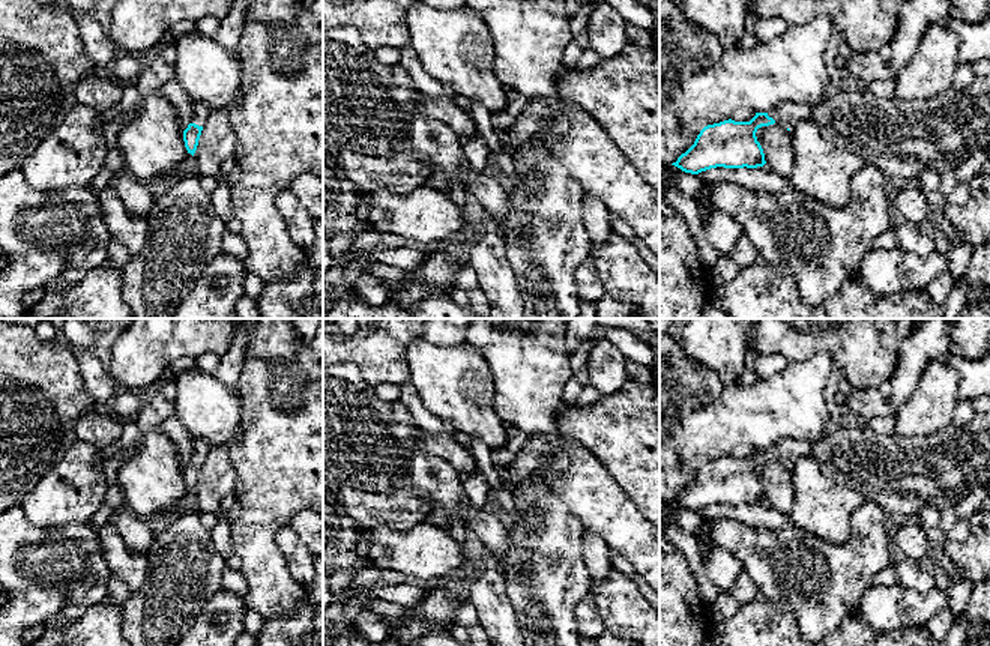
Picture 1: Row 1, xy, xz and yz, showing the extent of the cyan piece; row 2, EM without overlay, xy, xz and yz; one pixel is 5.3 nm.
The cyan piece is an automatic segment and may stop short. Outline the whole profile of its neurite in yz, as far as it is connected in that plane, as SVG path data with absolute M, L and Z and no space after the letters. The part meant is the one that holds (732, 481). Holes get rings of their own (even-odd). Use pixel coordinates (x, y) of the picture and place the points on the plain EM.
M786 437L769 449L756 449L750 458L729 455L708 461L700 467L694 481L672 502L691 511L717 503L763 503L766 497L756 473L757 466L778 458L792 467L796 460L808 457L813 457L811 442Z

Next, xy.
M192 439L191 442L191 460L183 467L183 478L188 490L194 493L203 463L210 451L212 445L204 439Z

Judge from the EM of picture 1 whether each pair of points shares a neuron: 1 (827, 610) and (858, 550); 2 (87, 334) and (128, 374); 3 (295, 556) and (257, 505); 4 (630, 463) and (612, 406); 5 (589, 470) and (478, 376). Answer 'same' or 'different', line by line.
1: same
2: different
3: different
4: same
5: different

